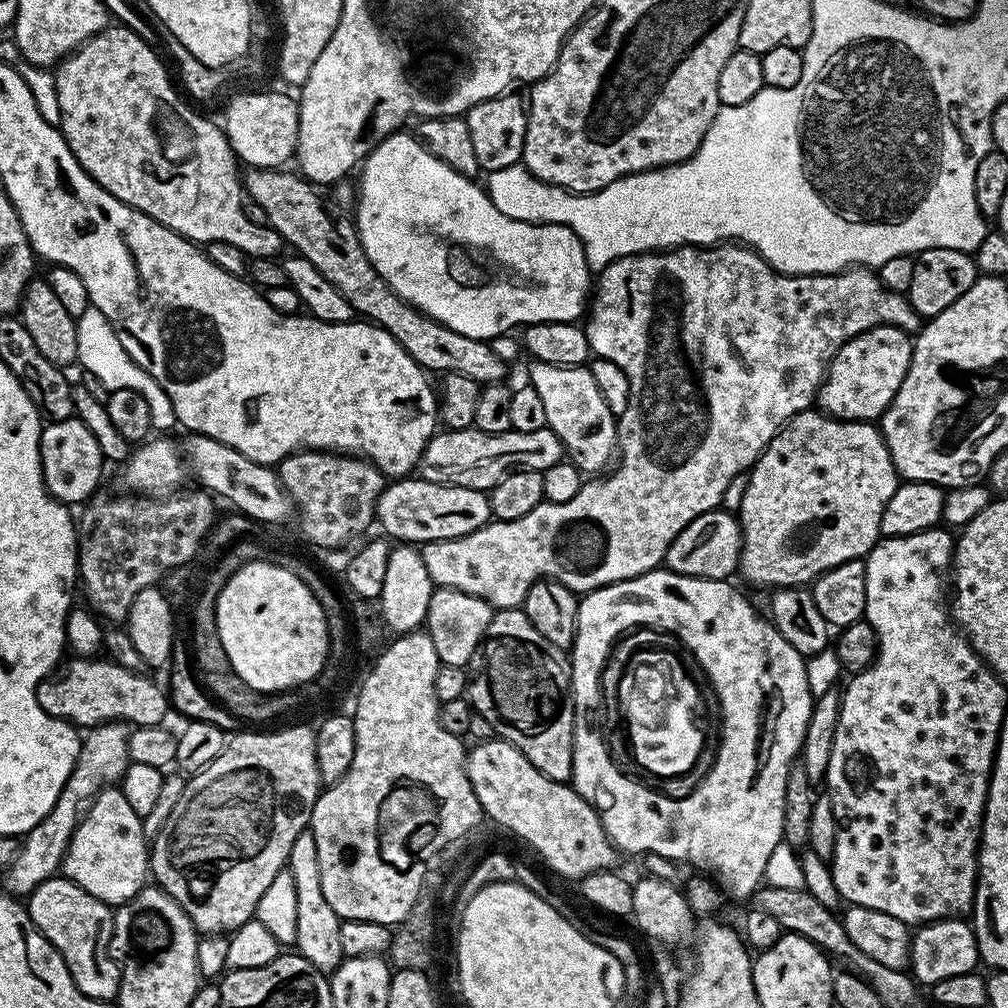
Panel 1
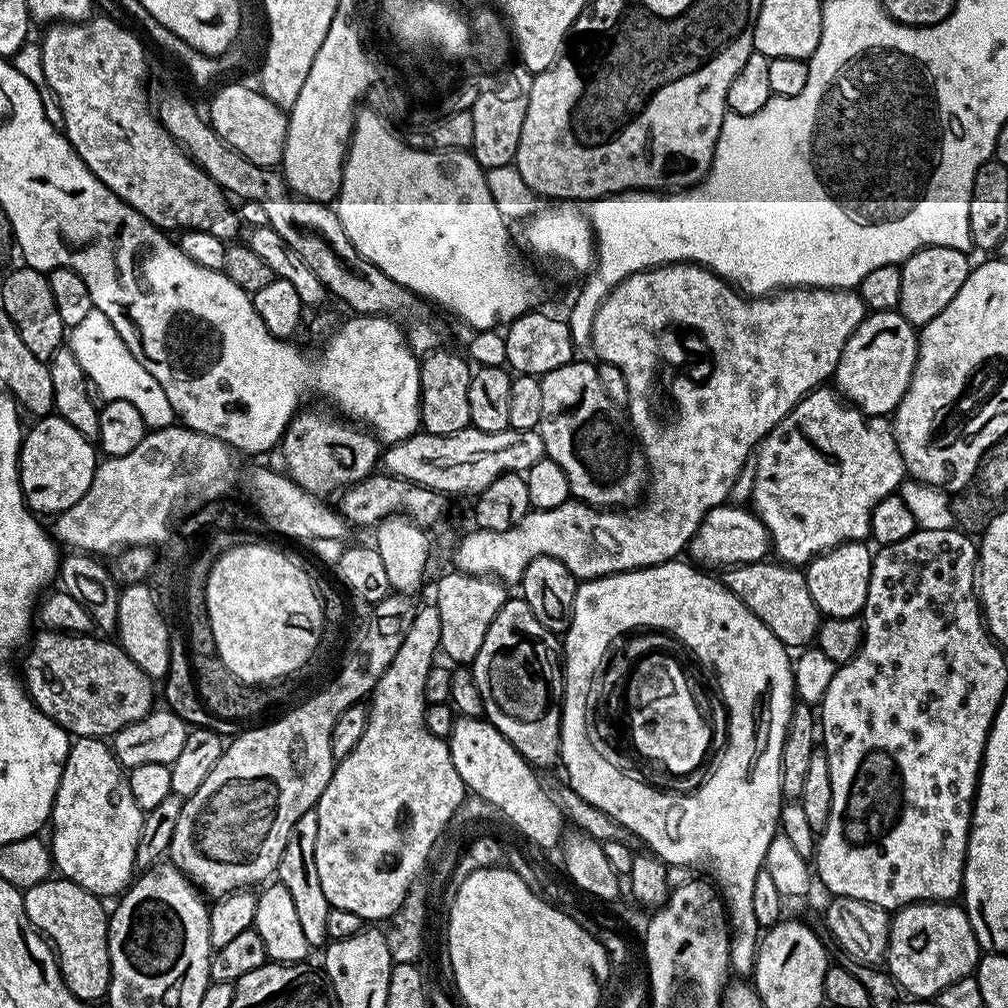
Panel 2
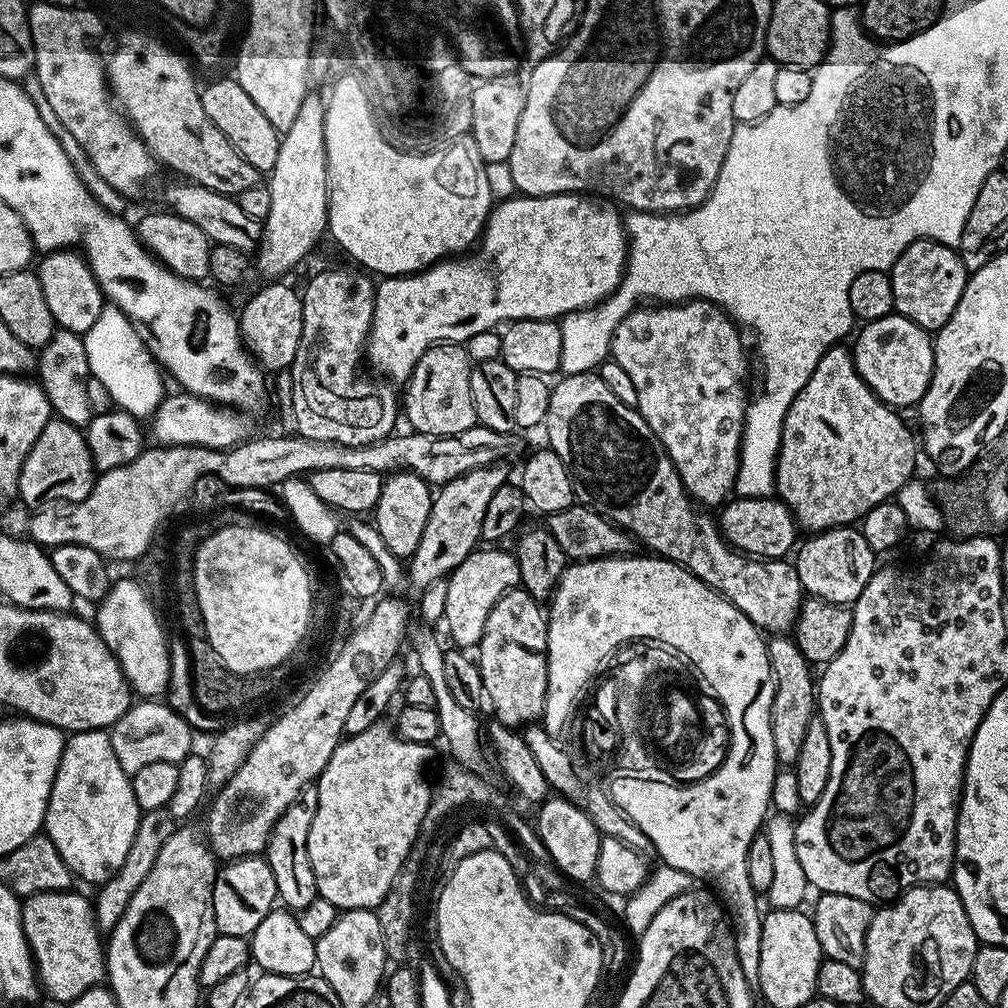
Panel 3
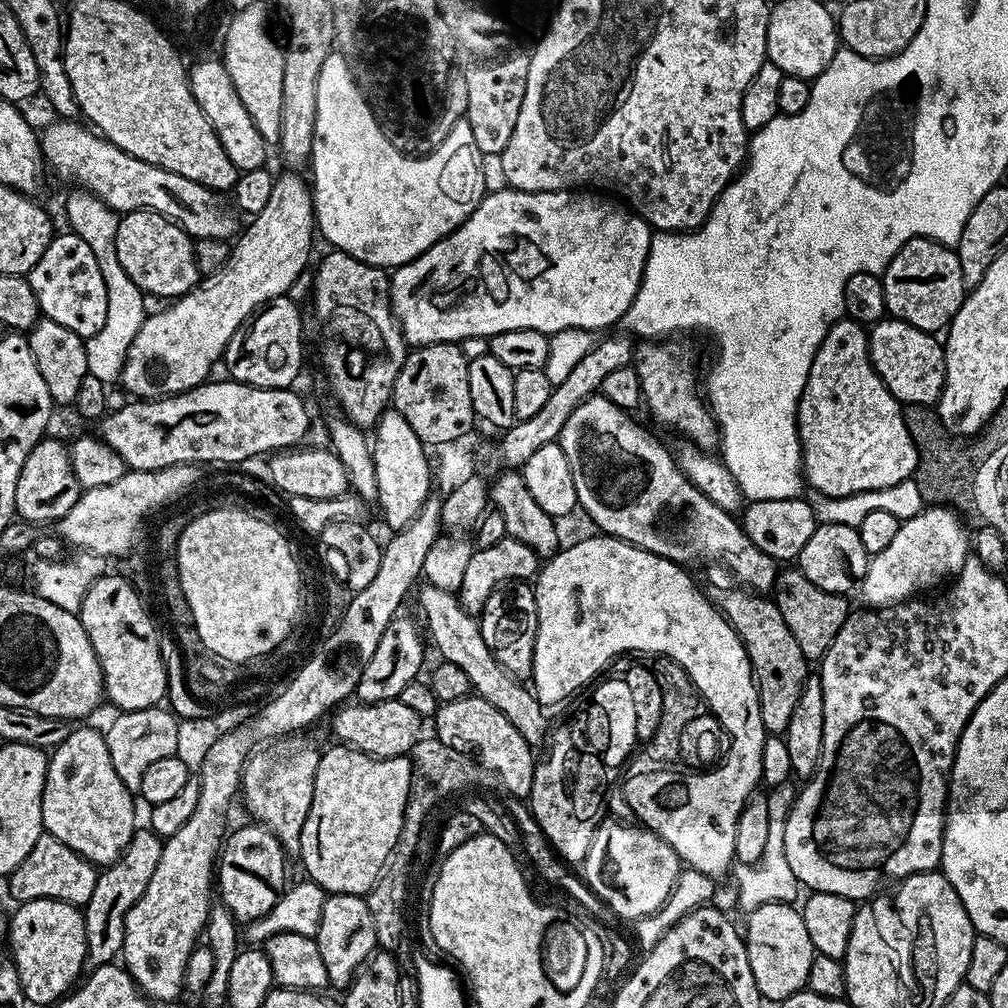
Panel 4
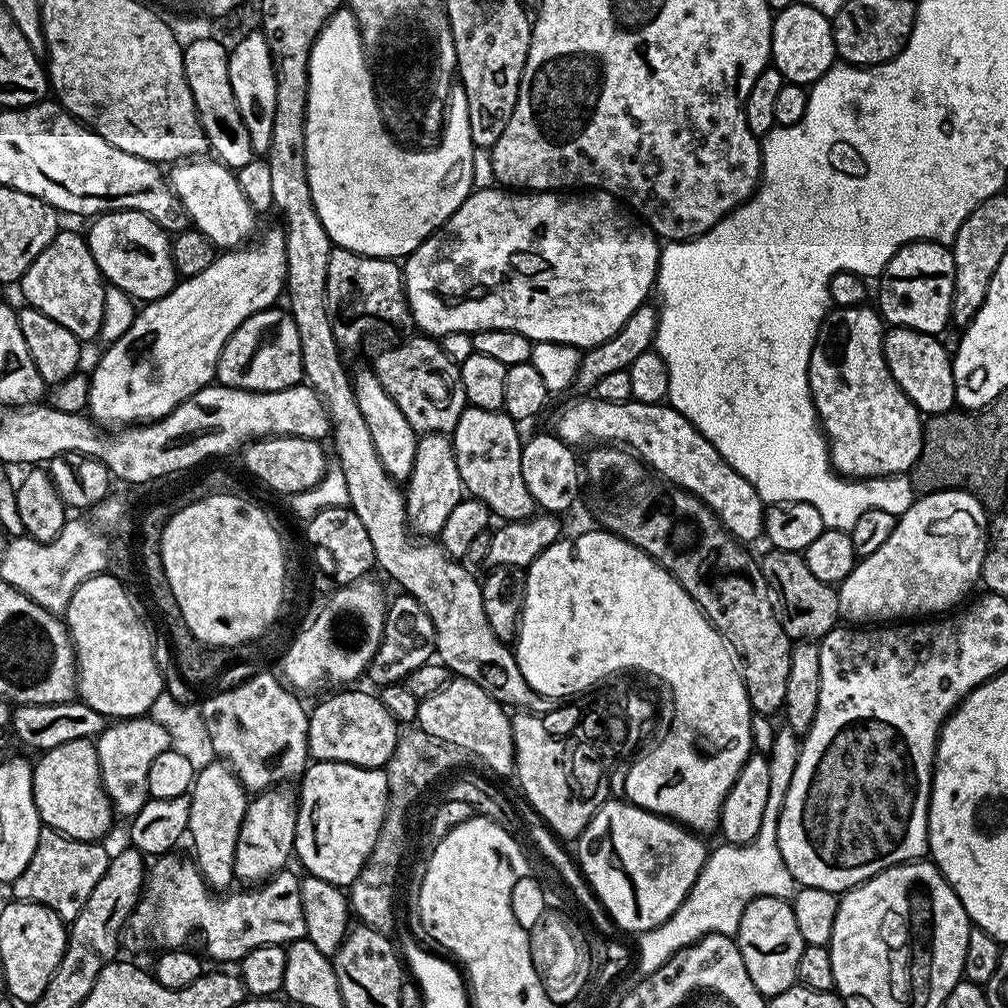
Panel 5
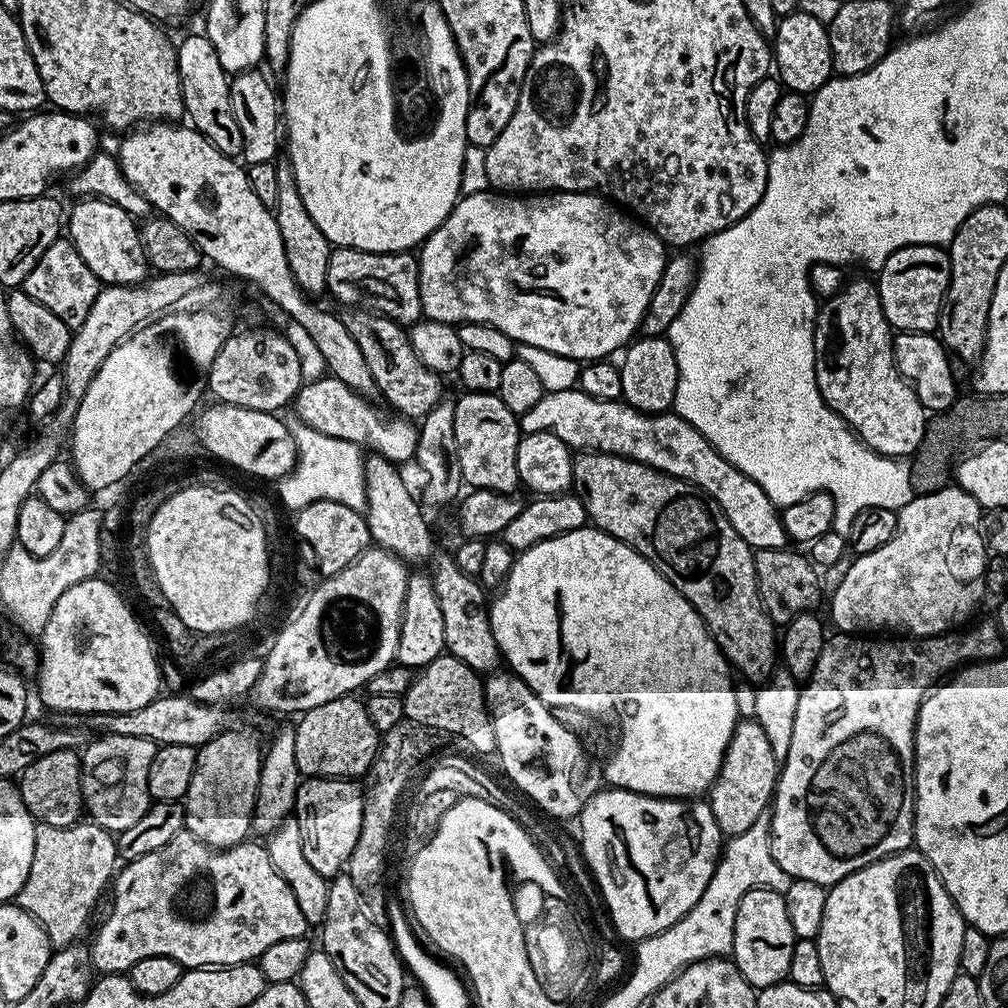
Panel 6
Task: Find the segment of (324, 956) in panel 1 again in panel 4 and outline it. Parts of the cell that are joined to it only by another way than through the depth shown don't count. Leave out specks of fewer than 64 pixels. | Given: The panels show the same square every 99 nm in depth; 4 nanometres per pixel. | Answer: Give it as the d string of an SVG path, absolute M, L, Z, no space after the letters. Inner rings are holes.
M284 738L277 743L280 744L277 748L265 747L253 752L244 766L242 777L242 800L244 796L244 804L252 815L249 817L271 830L285 853L292 858L300 855L302 826L306 814L310 814L314 778L322 755L321 749L312 748L310 741L294 739L298 738Z

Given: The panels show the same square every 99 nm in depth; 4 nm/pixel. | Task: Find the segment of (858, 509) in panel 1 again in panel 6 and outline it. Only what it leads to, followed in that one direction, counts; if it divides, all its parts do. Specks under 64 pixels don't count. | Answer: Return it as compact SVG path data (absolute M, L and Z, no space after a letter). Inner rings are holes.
M849 279L837 296L819 305L816 314L814 354L820 397L873 452L911 457L924 437L926 409L900 376L892 357L893 329L882 310L875 283Z

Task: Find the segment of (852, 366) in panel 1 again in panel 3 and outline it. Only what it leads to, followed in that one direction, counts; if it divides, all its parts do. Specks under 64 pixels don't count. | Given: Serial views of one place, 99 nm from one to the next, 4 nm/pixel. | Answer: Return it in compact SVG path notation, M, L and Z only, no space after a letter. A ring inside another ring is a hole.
M899 314L867 321L861 328L864 329L860 333L855 333L856 345L850 348L856 373L882 403L897 410L905 410L911 404L912 407L919 405L930 386L934 370L936 346L930 333Z

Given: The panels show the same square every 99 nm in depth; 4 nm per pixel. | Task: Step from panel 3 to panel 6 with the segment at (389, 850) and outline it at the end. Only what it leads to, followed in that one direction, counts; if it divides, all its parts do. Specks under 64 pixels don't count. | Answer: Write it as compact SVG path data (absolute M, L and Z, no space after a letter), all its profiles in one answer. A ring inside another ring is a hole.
M308 778L296 792L294 818L302 830L302 854L318 874L335 878L345 871L362 830L364 788L352 778Z

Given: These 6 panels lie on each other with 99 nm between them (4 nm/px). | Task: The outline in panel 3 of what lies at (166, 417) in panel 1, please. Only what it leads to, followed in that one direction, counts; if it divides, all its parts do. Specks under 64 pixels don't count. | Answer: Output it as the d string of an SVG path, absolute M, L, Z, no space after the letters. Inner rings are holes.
M105 306L102 314L98 314L98 322L94 322L94 326L90 326L90 330L83 333L83 338L86 358L92 371L91 379L95 383L97 380L108 391L109 398L116 403L113 405L119 411L129 412L137 418L151 417L156 407L164 401L165 377L160 365L148 353L142 338L138 338L130 318L126 318L120 308Z

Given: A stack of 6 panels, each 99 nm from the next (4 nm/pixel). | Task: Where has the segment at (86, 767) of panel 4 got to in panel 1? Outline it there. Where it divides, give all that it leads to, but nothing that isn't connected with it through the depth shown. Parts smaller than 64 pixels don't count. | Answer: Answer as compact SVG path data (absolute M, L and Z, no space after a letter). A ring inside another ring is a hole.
M105 786L88 805L64 855L62 872L82 886L86 894L109 906L133 900L146 887L150 876L150 844L144 835L143 819L134 814L119 786Z

